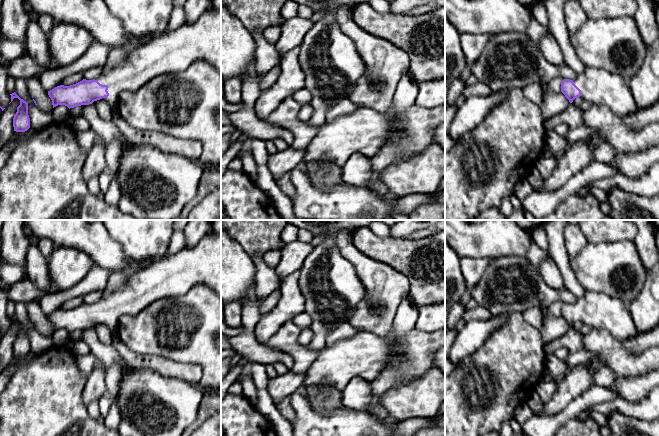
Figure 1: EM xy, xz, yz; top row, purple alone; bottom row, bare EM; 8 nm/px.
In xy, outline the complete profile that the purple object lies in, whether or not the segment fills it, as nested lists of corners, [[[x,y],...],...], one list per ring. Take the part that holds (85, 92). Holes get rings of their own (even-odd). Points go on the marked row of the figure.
[[[221,8],[207,10],[195,22],[163,32],[134,50],[126,51],[121,62],[108,71],[102,71],[97,78],[83,79],[70,86],[57,86],[48,91],[48,95],[53,108],[65,105],[70,109],[101,100],[115,110],[122,91],[135,91],[161,74],[184,72],[196,60],[204,60],[221,72]]]

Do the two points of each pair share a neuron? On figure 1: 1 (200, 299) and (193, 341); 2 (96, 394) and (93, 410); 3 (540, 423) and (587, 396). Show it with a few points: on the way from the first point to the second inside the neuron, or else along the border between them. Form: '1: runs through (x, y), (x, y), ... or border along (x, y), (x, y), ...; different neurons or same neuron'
1: runs through (200, 309), (200, 328), (198, 331); same neuron
2: border along (97, 401), (92, 401), (86, 405); different neurons
3: runs through (552, 423), (561, 419), (575, 408); same neuron

